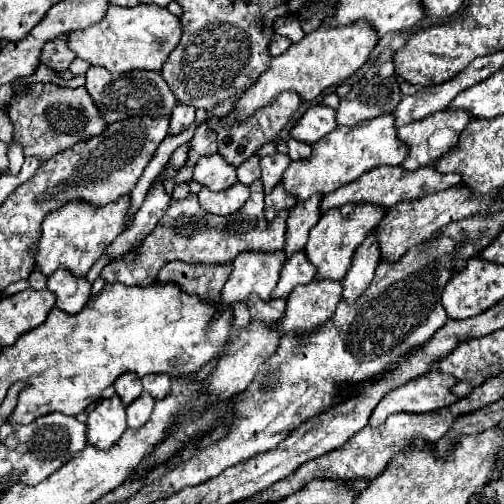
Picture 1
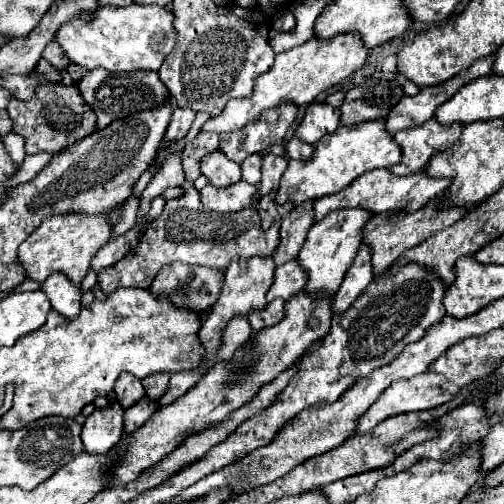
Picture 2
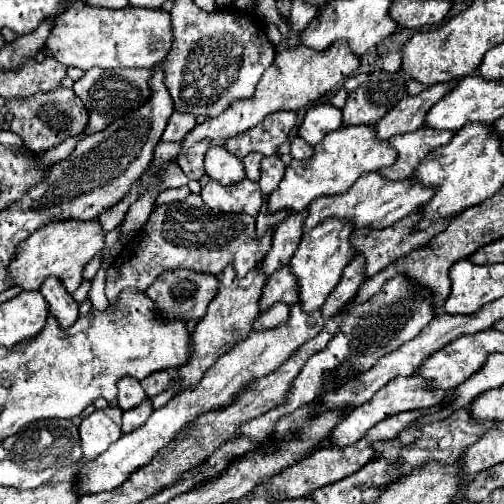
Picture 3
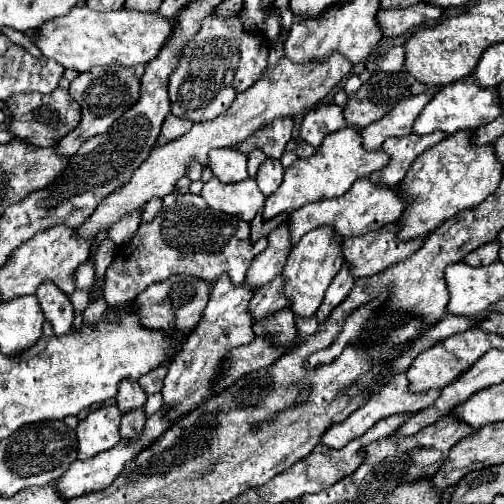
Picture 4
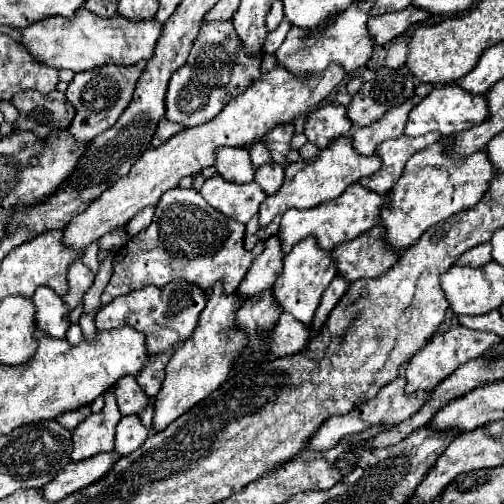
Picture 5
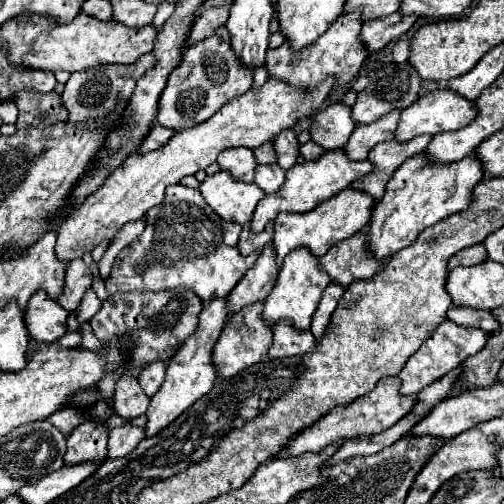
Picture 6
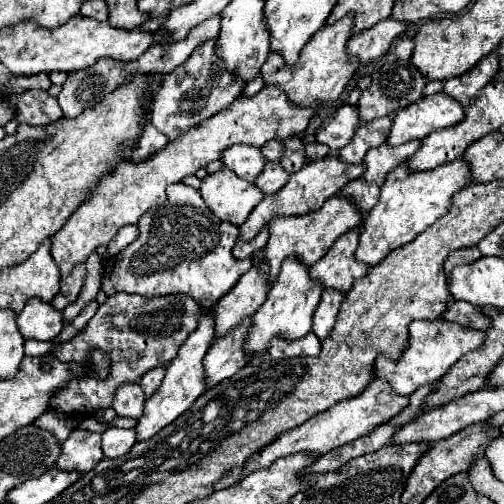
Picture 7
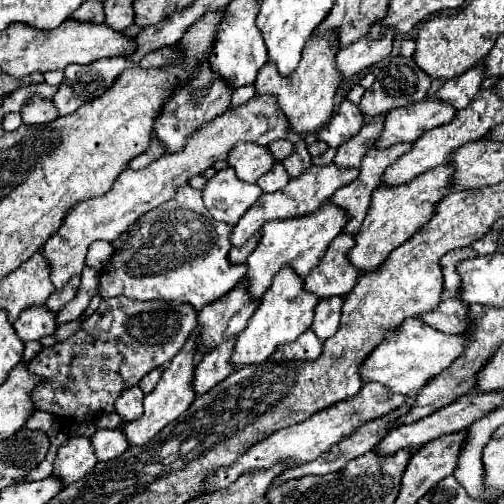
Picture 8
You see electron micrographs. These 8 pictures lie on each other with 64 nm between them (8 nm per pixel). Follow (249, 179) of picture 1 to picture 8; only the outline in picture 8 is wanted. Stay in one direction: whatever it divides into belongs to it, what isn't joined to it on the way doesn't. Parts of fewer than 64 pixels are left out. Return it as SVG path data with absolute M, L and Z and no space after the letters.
M276 140L276 142L268 144L268 152L272 152L272 156L276 156L276 162L282 162L286 156L292 154L292 140Z

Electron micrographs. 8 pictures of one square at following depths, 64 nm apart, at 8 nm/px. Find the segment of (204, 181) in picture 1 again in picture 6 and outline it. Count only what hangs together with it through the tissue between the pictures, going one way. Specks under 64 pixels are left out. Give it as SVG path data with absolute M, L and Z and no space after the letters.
M226 148L218 156L218 166L240 182L252 182L258 164L250 148Z

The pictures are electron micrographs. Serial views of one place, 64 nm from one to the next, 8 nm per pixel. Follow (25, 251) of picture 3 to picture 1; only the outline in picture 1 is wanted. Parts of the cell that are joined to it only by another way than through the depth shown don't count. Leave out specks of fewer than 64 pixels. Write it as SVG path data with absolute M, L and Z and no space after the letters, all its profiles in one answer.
M130 194L120 200L96 208L92 204L84 204L82 200L72 200L50 212L42 222L42 238L36 252L36 266L50 276L58 268L68 268L76 276L86 276L92 264L106 252L106 248L114 242L118 234L128 228L128 210L130 210Z

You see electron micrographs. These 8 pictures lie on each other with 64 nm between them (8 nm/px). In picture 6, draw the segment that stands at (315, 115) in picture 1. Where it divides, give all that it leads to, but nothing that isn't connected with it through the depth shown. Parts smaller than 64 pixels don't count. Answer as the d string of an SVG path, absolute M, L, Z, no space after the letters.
M332 104L312 116L310 138L324 150L334 150L342 148L348 142L354 128L356 124L352 122L350 106Z

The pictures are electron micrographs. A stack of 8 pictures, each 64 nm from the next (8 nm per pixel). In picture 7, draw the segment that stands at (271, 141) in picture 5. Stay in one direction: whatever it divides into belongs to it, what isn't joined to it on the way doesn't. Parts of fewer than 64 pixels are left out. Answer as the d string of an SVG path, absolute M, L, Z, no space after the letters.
M288 136L288 140L282 140L284 144L284 156L280 158L280 166L292 174L296 170L300 170L306 164L306 156L304 156L304 144L298 136Z

